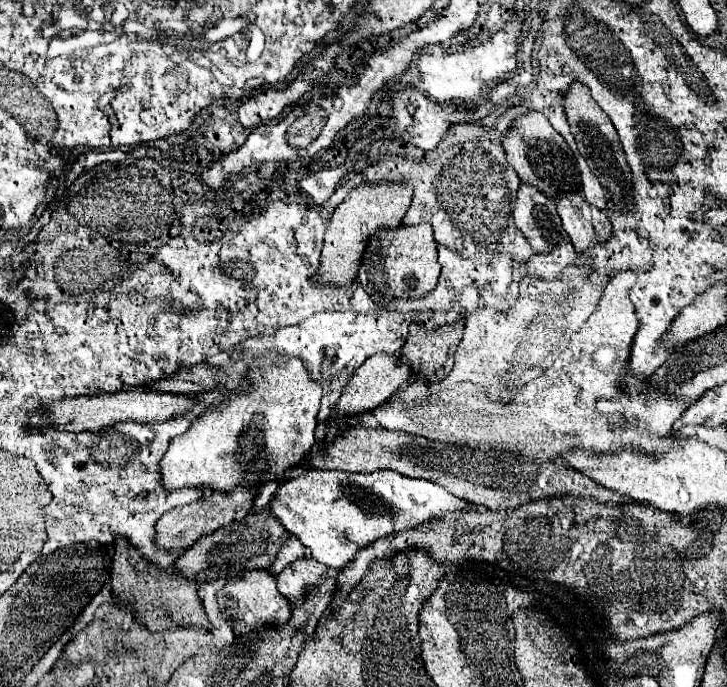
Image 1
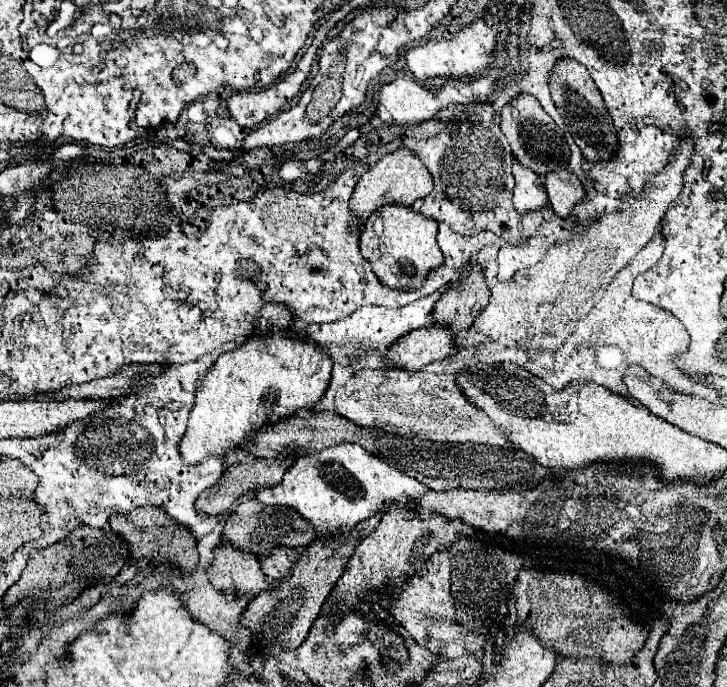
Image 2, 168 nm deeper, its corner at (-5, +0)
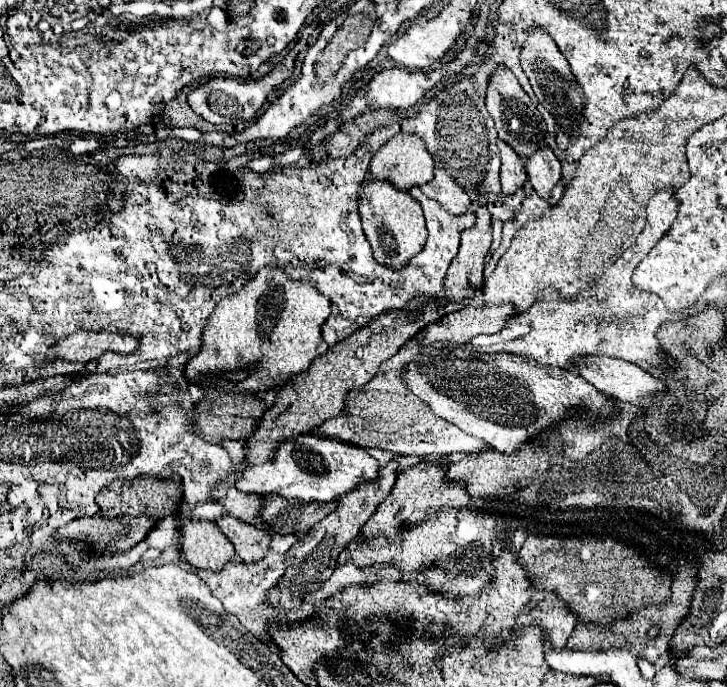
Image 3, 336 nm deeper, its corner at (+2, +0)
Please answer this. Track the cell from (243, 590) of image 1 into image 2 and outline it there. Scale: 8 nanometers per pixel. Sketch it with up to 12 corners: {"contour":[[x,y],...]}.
{"contour":[[224,537],[206,573],[216,589],[270,589],[256,555]]}

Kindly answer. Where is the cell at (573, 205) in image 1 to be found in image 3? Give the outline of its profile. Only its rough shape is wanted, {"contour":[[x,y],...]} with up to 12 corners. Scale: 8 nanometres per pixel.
{"contour":[[551,149],[537,151],[525,169],[537,195],[549,199],[561,181]]}

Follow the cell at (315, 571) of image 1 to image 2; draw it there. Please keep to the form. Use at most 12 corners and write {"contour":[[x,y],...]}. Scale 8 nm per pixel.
{"contour":[[284,545],[258,557],[264,575],[274,581],[290,573],[298,551]]}

